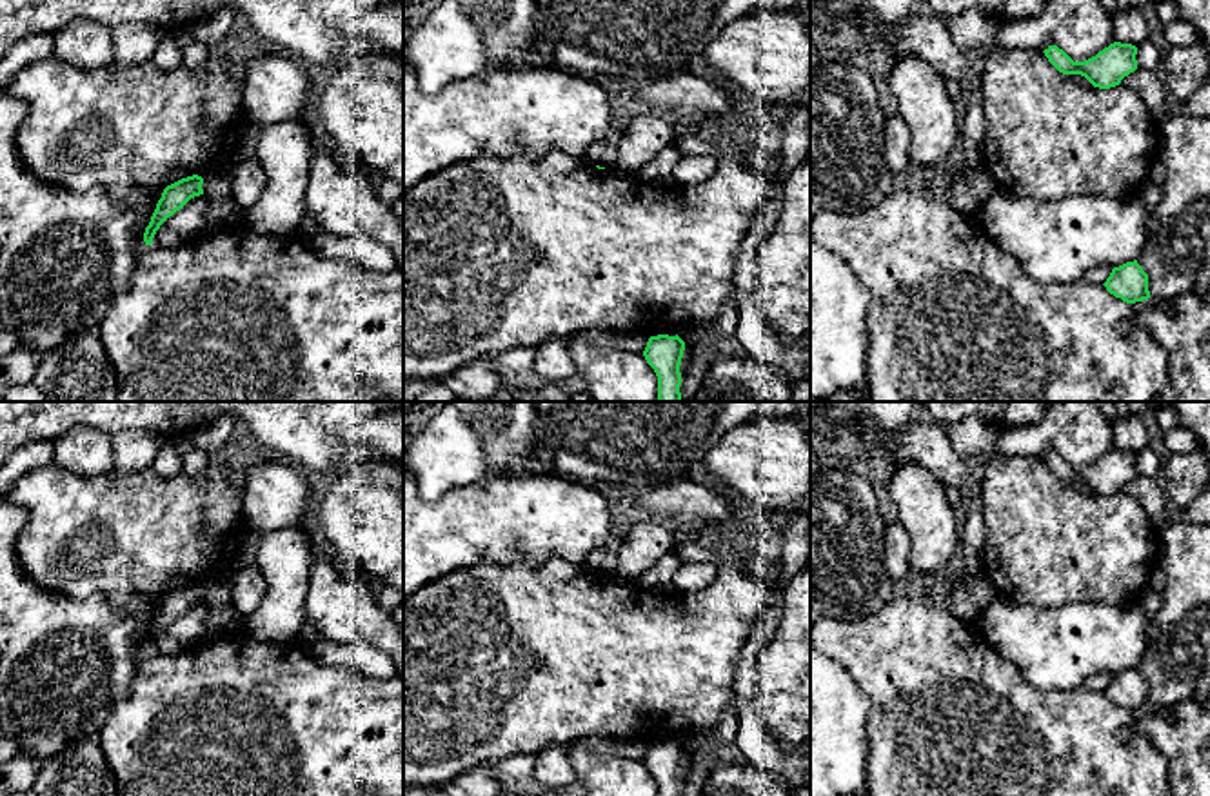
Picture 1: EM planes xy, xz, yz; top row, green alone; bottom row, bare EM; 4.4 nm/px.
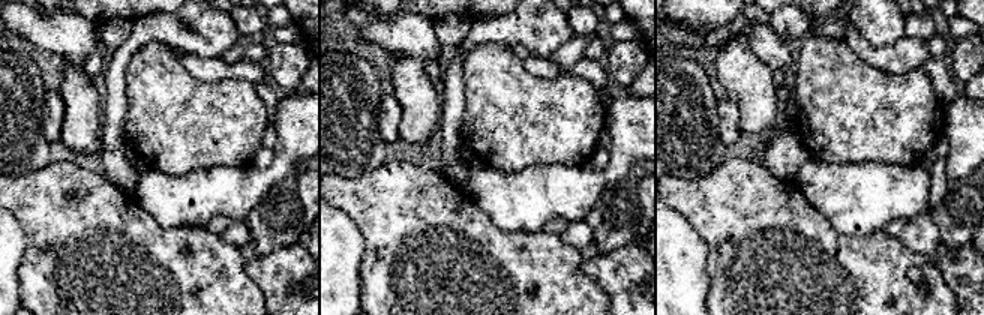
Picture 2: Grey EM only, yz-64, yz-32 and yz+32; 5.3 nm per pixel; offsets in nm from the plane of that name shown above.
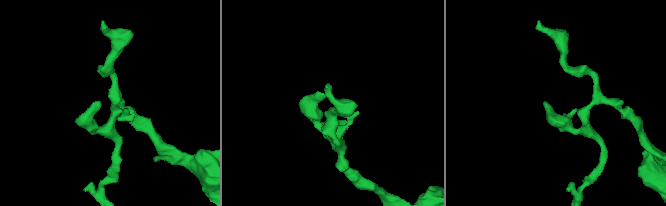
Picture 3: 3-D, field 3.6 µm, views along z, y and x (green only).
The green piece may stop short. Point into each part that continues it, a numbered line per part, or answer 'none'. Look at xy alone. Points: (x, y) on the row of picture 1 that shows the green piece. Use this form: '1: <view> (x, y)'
none

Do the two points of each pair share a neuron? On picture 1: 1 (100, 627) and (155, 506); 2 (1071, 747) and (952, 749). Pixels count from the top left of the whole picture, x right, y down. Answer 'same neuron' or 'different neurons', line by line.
1: different neurons
2: same neuron

